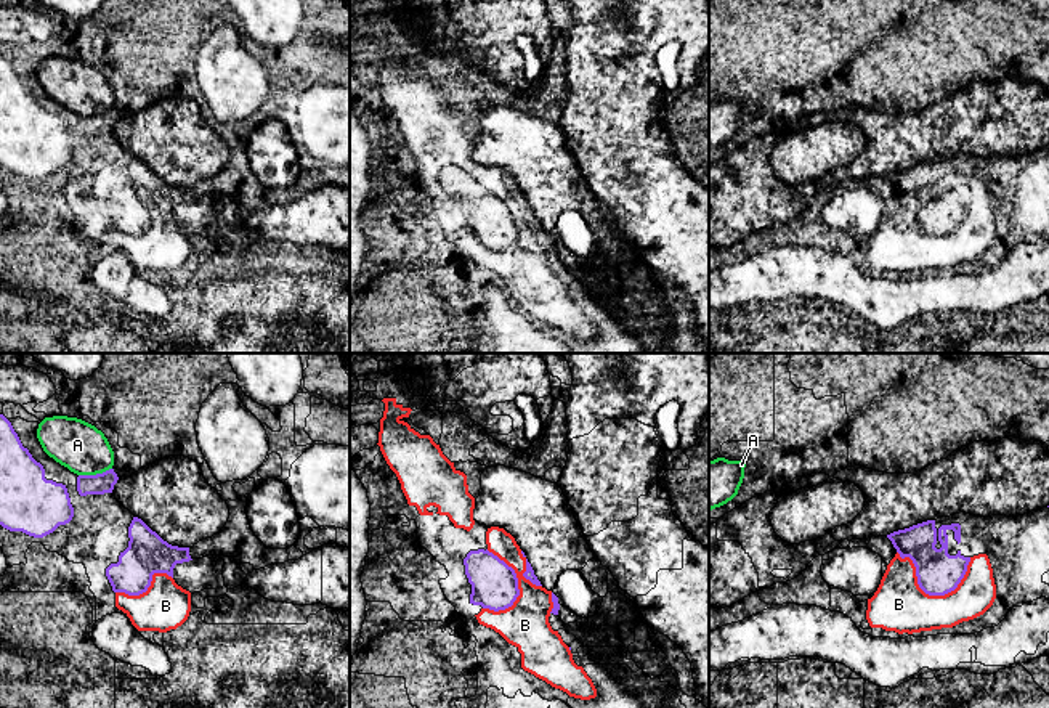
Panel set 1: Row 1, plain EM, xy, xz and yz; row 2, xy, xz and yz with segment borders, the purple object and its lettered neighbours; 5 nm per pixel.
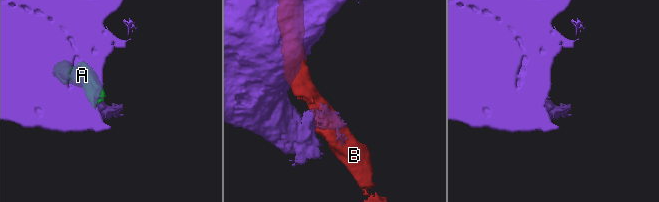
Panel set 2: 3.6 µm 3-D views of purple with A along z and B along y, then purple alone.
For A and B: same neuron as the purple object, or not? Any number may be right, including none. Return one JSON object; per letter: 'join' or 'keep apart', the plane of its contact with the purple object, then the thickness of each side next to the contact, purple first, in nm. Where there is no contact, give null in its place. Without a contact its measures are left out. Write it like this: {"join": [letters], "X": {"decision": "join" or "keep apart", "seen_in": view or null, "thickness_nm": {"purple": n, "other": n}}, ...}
{"join": [], "A": {"decision": "keep apart", "seen_in": "xy", "thickness_nm": {"purple": 110, "other": 260}}, "B": {"decision": "keep apart", "seen_in": "yz", "thickness_nm": {"purple": 220, "other": 260}}}

